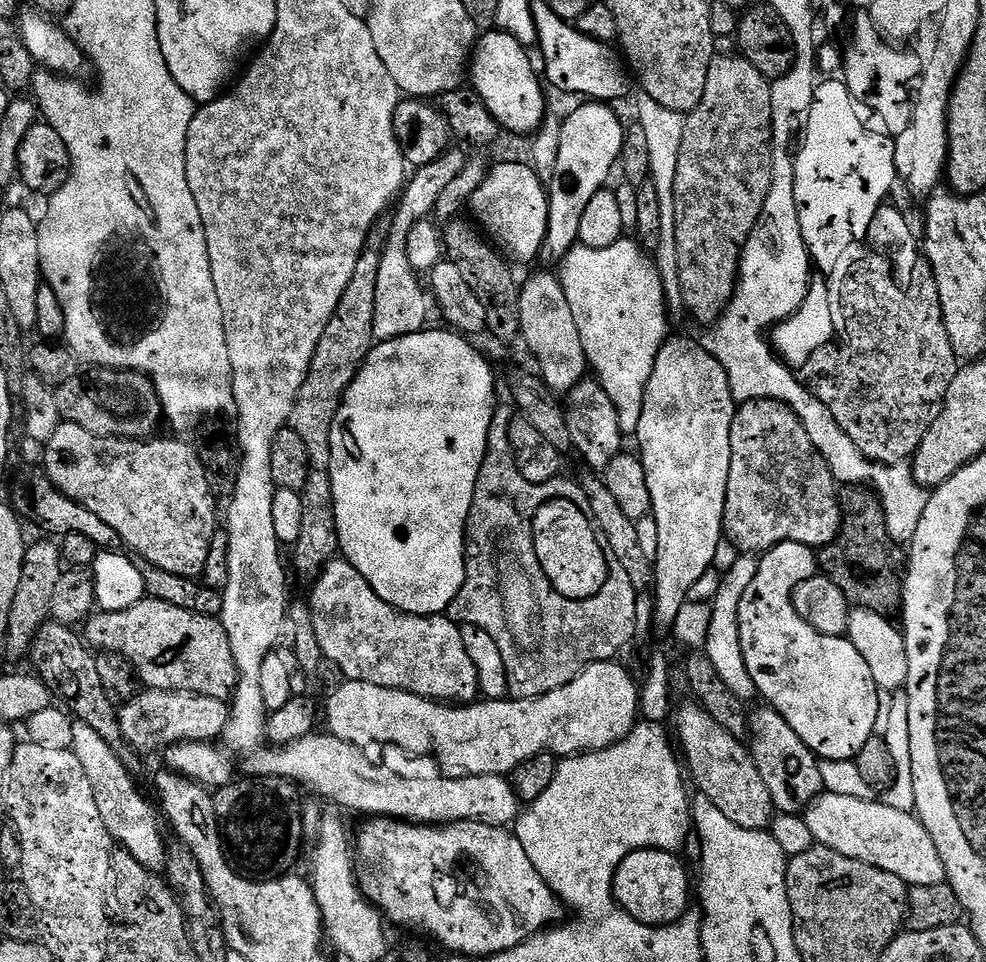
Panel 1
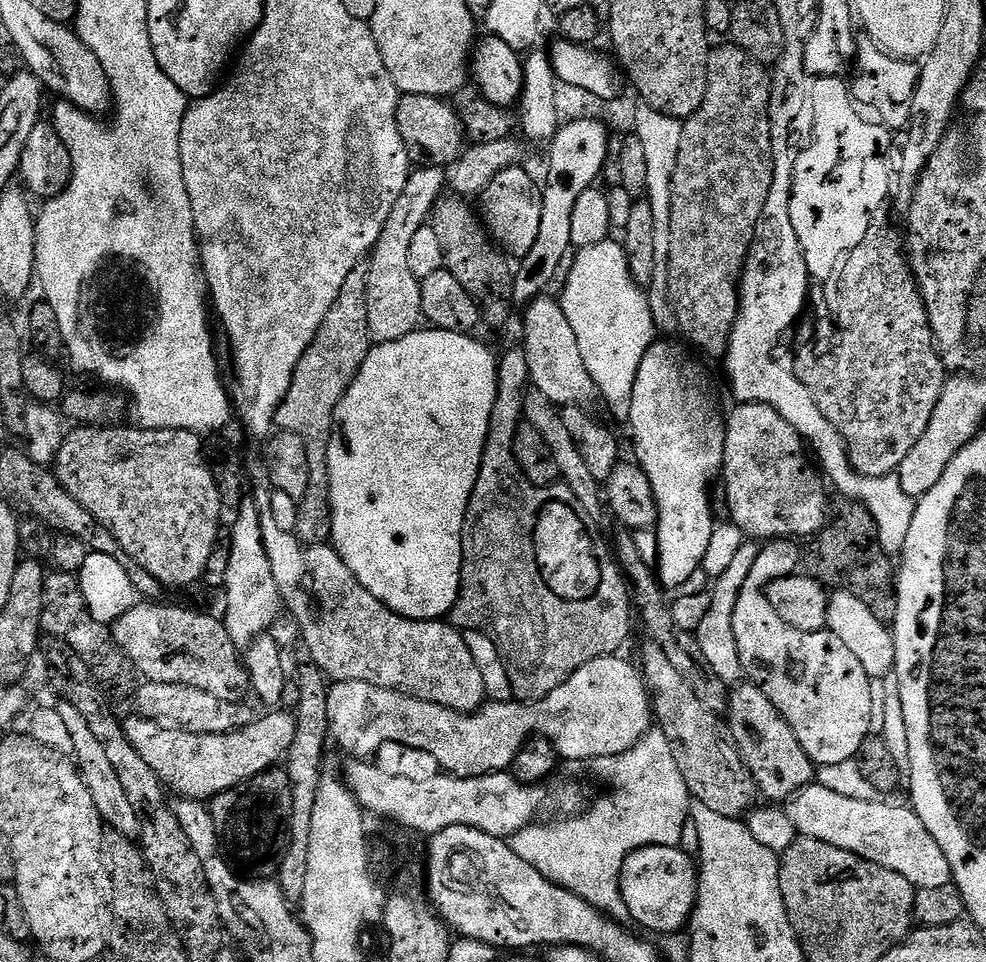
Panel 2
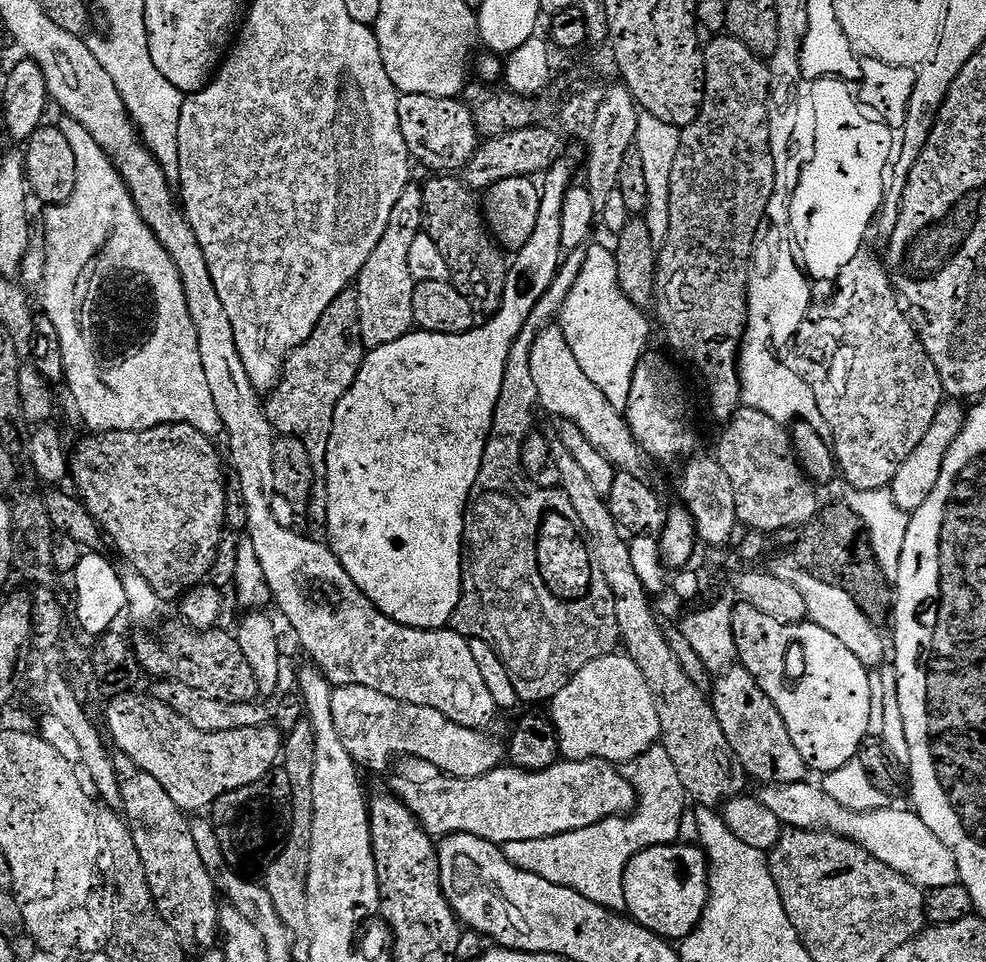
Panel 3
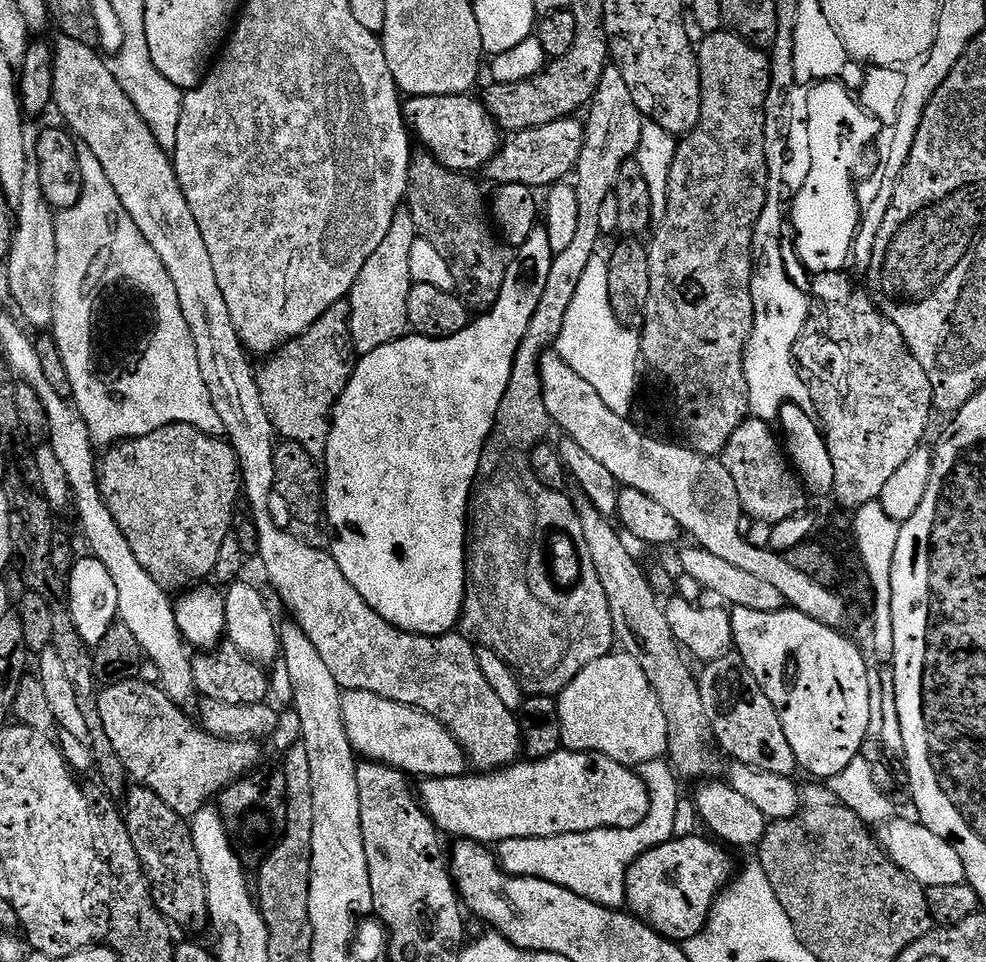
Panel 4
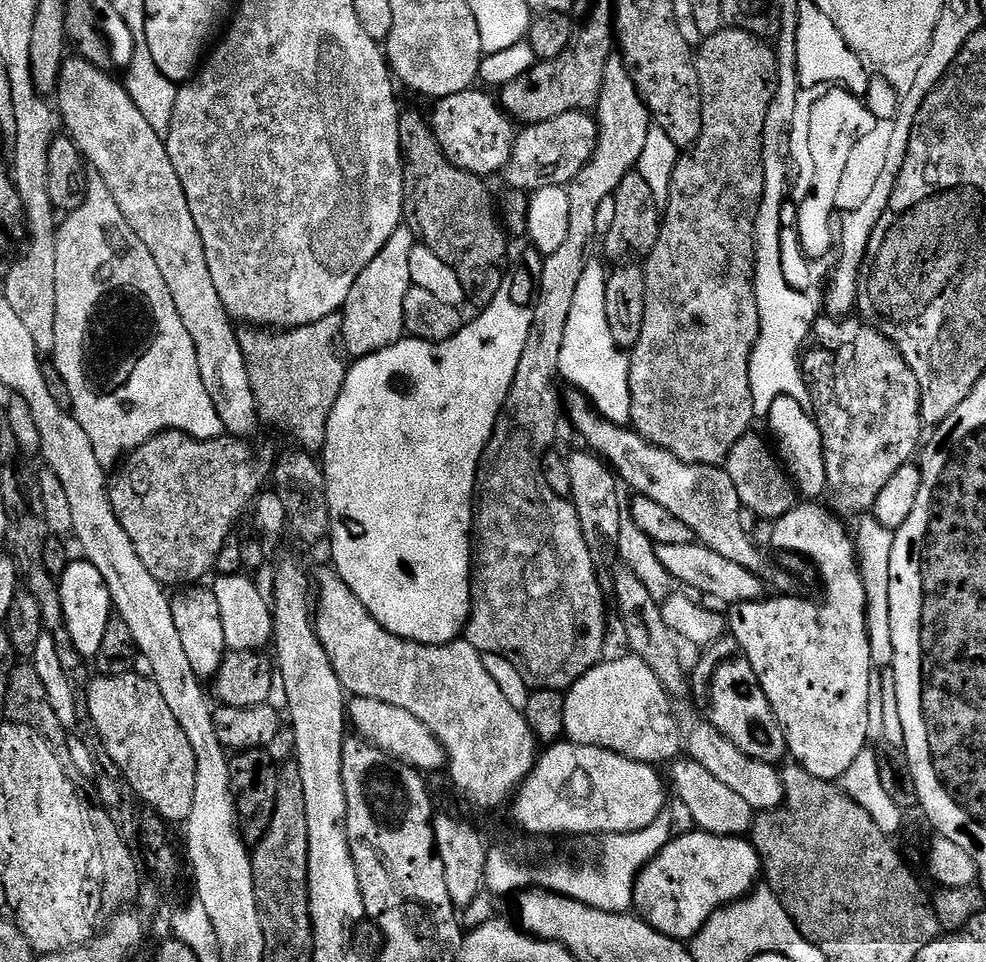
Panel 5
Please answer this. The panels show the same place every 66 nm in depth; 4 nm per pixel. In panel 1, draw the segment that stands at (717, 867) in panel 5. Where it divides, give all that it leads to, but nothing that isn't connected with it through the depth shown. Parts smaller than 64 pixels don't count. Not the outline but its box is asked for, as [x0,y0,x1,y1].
[612,848,690,926]

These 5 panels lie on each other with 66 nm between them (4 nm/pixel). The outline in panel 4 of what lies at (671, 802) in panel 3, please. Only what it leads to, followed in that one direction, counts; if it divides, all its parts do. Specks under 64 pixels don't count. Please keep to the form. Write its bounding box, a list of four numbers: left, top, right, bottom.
[494,759,680,910]

